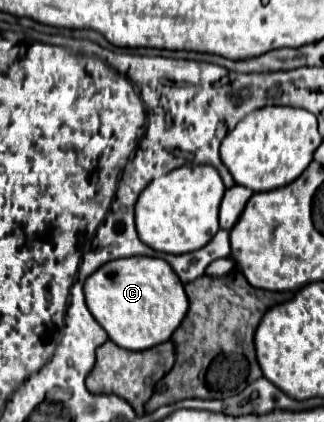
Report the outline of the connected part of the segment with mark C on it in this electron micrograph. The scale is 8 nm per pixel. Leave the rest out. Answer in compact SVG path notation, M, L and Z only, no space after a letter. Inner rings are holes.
M132 256L102 264L84 284L86 304L110 340L126 350L148 350L170 340L188 310L184 284L162 258Z

